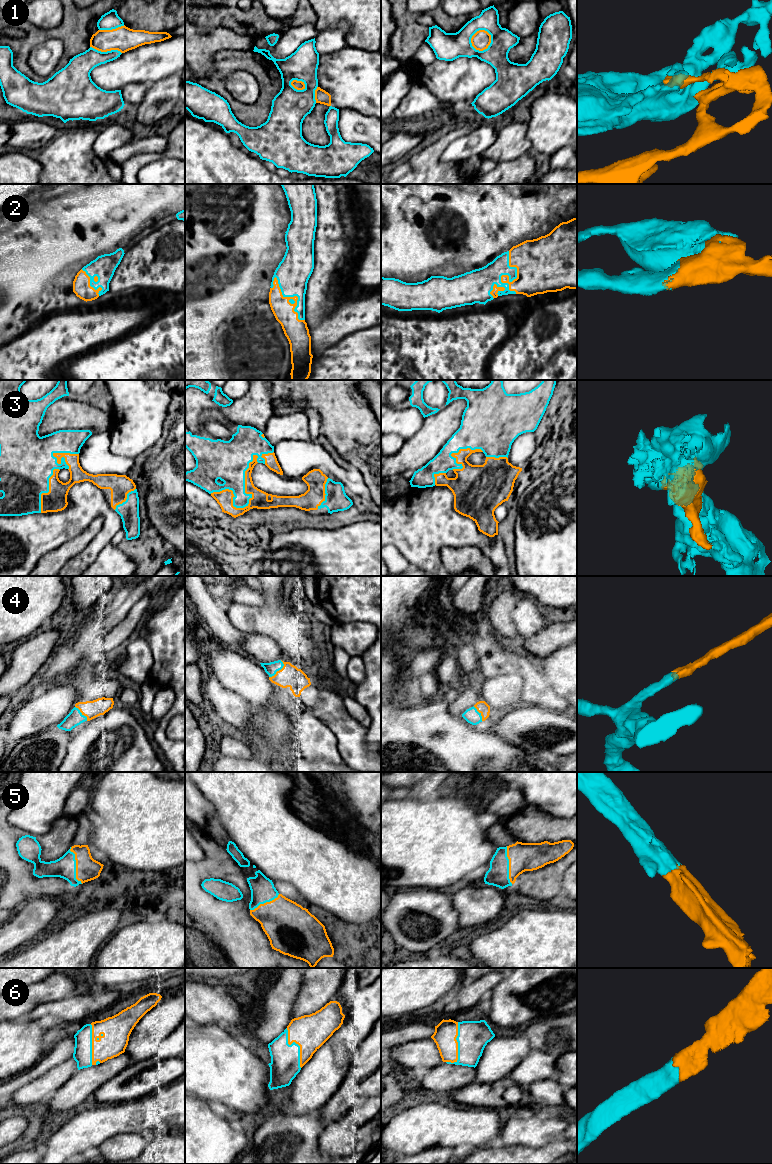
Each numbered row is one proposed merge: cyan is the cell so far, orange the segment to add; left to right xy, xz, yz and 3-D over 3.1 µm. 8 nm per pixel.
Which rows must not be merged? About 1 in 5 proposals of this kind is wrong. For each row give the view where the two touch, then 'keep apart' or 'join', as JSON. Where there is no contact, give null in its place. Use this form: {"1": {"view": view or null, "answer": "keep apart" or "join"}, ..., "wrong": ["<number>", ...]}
{"1": {"view": "yz", "answer": "keep apart"}, "2": {"view": "xz", "answer": "join"}, "3": {"view": "xz", "answer": "join"}, "4": {"view": "xz", "answer": "join"}, "5": {"view": "xy", "answer": "join"}, "6": {"view": "yz", "answer": "join"}, "wrong": ["1"]}

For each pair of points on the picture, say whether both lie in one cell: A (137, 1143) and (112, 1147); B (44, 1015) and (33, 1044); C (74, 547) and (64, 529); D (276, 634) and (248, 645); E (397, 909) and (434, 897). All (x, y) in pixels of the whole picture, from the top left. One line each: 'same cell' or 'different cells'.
A: same cell
B: different cells
C: different cells
D: different cells
E: same cell

